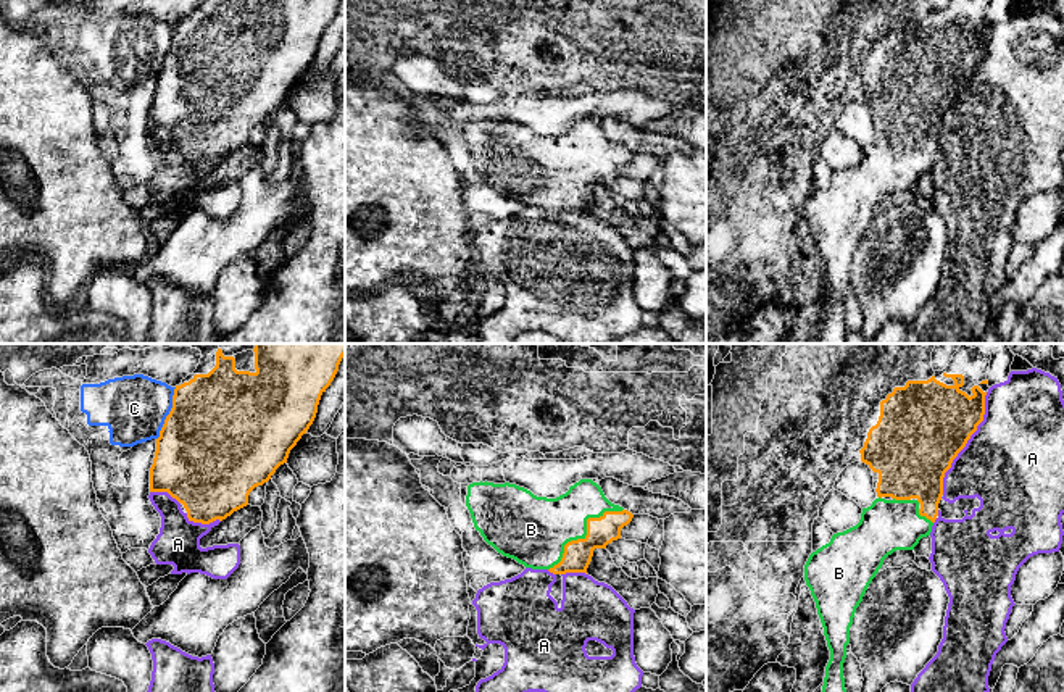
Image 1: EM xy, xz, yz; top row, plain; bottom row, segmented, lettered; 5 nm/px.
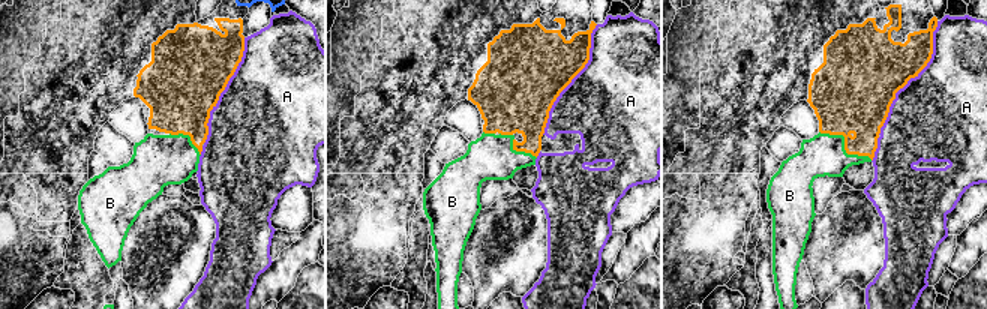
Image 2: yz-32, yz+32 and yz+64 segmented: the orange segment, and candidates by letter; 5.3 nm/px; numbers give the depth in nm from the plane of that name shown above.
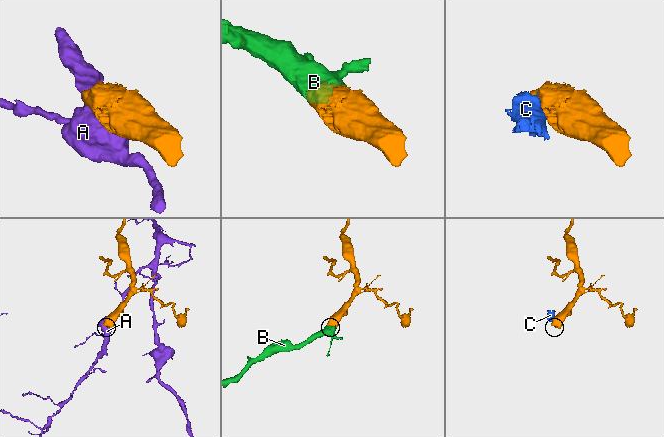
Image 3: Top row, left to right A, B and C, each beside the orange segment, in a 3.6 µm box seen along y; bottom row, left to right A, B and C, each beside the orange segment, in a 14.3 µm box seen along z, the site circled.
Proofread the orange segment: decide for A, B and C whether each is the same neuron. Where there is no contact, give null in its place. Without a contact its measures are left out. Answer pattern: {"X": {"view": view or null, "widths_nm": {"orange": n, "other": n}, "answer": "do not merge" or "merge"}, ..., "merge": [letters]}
{"A": {"view": "yz", "widths_nm": {"orange": 440, "other": 480}, "answer": "do not merge"}, "B": {"view": "xz", "widths_nm": {"orange": 140, "other": 320}, "answer": "merge"}, "C": {"view": "xy", "widths_nm": {"orange": 500, "other": 320}, "answer": "do not merge"}, "merge": ["B"]}

